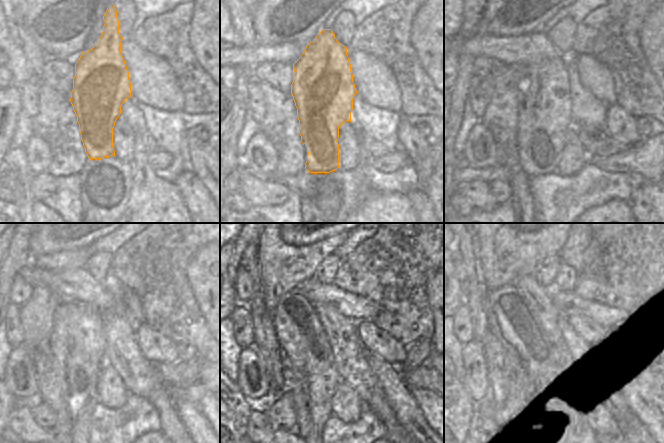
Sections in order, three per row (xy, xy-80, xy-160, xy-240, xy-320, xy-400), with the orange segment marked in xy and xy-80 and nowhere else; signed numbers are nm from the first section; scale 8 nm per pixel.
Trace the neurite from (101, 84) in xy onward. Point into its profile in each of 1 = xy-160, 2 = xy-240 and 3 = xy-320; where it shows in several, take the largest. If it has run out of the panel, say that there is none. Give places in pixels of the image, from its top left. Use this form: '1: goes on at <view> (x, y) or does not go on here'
1: goes on at xy-160 (544, 103)
2: goes on at xy-240 (87, 340)
3: goes on at xy-320 (303, 426)

